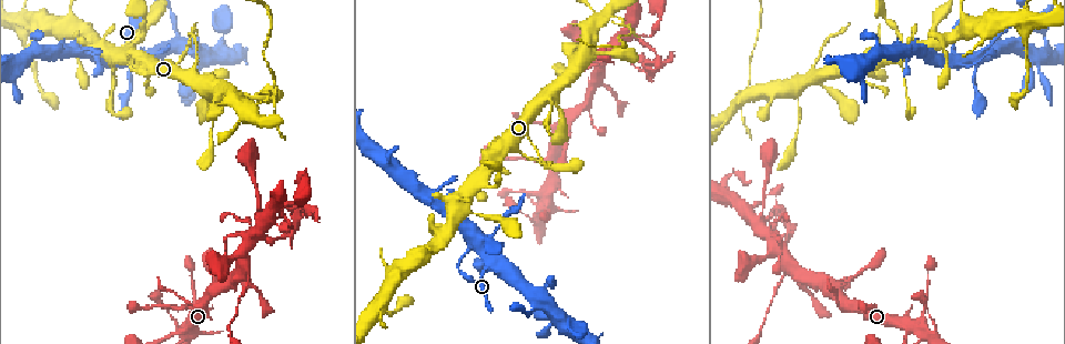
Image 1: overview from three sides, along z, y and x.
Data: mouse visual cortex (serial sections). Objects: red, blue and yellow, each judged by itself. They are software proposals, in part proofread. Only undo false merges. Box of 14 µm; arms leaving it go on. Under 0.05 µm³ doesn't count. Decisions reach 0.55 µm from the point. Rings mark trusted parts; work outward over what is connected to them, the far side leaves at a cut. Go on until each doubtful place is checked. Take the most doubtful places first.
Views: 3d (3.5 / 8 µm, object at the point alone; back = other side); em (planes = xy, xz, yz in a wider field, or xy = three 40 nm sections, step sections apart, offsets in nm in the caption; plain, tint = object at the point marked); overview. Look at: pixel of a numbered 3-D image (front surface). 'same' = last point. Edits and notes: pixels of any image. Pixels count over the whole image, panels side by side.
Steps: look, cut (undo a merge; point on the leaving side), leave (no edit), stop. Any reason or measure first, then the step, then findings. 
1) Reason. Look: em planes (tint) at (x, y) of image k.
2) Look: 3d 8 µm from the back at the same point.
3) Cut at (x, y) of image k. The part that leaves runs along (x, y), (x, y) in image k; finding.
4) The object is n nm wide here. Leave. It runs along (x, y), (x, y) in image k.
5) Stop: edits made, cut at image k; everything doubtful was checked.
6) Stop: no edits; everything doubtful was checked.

Abrupt turn. Look: 3d 3.5 µm from the back at (277, 91) of image 1.

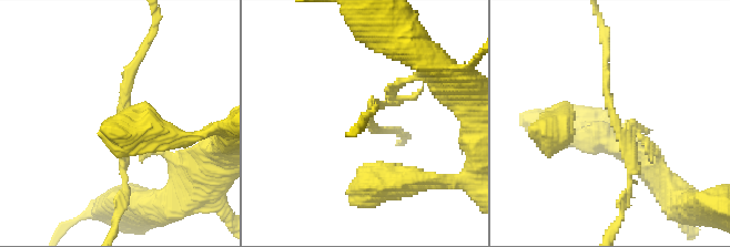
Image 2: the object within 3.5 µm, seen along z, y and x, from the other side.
Look: em xy step 3 (tint) at (372, 121) of image 2.

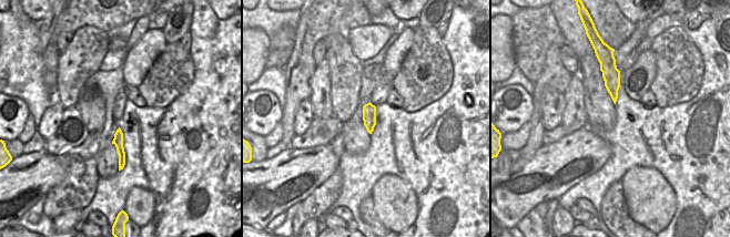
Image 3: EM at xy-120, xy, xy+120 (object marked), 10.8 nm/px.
Cut at (630, 170) of image 2. The part that leaves runs along (637, 132), (617, 129), (605, 63) in image 2; a second cell is stuck on.

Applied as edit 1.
Redraw. Look: overview.

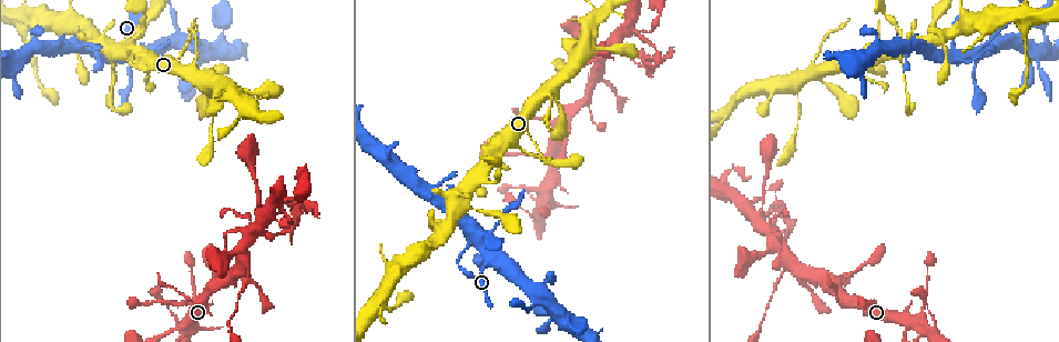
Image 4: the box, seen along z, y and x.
Looks like a crossing. Look: 3d 3.5 µm at (241, 261) of image 4.

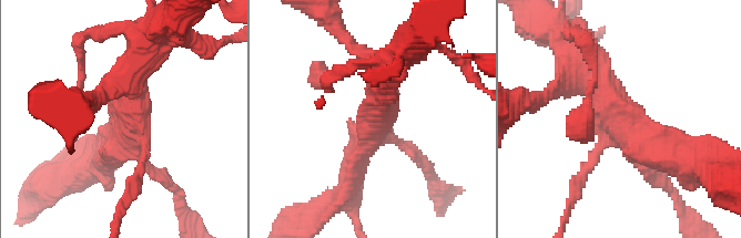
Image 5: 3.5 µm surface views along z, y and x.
4 arms meet here; the arms are 150, 150, 350, 400 nm wide; shape alone is not enough. Look: em xy step 1 (tint) at (618, 115) of image 5.

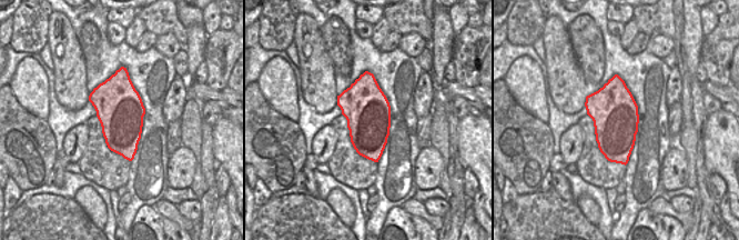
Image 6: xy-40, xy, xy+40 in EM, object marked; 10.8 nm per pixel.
Leave. It runs along (669, 158), (643, 145), (570, 53) in image 5; all the same cell.

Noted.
Narrows sharply. Look: 3d 3.5 µm at (634, 62) of image 4.

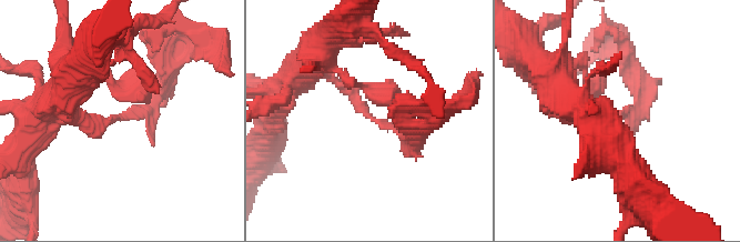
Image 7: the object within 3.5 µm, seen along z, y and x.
Look: em xy step 5 (tint) at (125, 114) of image 7.

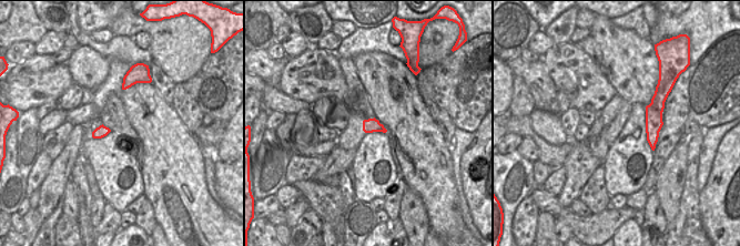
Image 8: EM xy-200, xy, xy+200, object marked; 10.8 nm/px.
Another direction. Look: em xy step 2 (tint) at the same point.

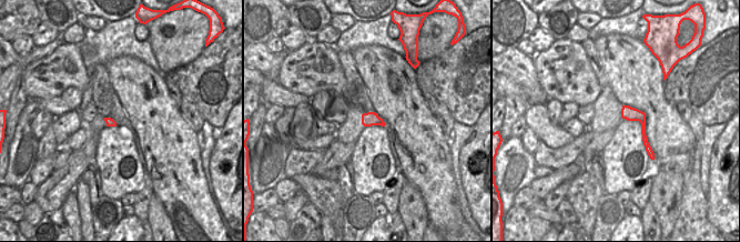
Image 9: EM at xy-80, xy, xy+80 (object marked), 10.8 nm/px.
Cut at (639, 114) of image 7. The part that leaves runs along (620, 114), (637, 104), (626, 43) in image 7; two cells meet here.

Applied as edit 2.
Stop: edits made, cut at image 2, cut at image 7; everything doubtful was checked.

